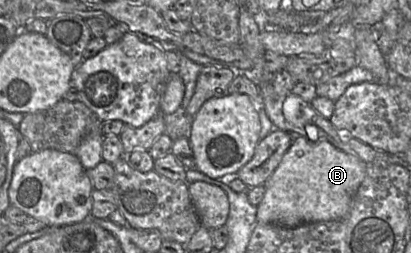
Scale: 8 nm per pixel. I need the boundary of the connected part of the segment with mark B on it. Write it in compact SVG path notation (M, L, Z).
M293 136L291 146L264 184L266 191L257 207L257 222L293 228L306 223L342 219L349 213L352 198L366 174L367 163L338 149L329 141L311 142L303 136Z

